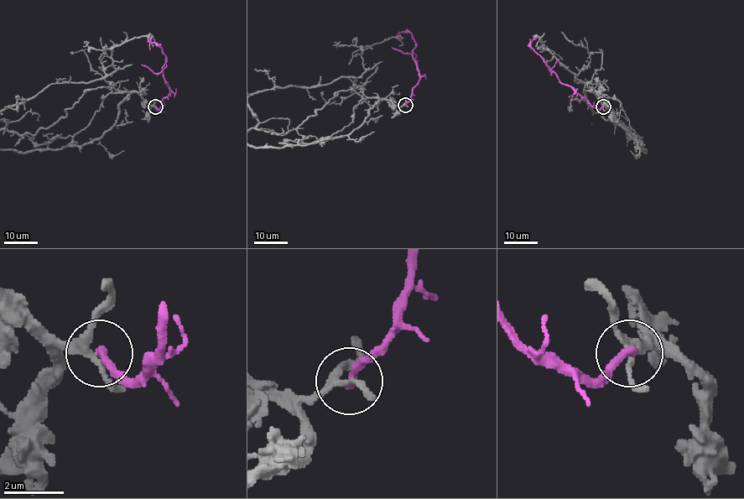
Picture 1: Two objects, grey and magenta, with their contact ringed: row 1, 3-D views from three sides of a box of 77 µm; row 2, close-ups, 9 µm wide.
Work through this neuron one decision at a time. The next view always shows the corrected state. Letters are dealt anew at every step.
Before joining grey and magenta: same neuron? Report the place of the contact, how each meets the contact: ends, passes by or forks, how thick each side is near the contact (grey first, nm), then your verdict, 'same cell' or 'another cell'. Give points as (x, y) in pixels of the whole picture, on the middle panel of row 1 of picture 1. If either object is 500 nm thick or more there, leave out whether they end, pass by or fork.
at (405, 105); grey forks there; magenta ends there; 190 nm thick on the grey side, 300 nm on the other; another cell

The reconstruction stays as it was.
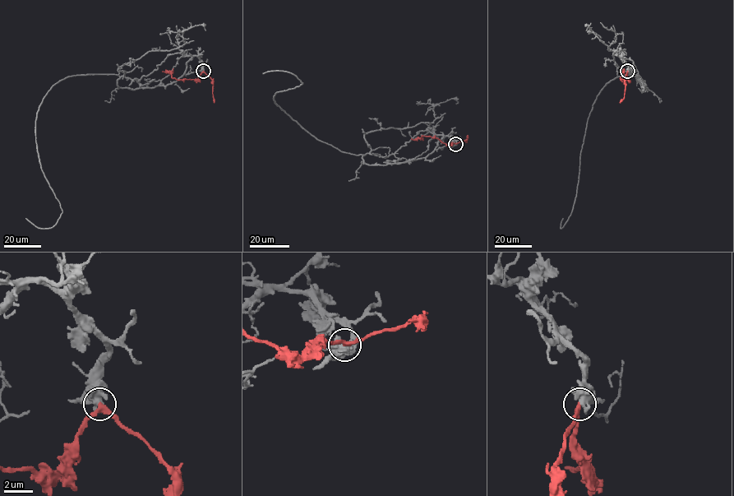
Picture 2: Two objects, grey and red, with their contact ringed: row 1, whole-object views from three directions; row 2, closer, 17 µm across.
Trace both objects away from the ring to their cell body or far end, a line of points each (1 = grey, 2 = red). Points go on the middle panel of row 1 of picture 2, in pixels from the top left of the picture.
1: (455, 143), (425, 130), (386, 157), (342, 152), (274, 100), (301, 85), (297, 77), (262, 73)
2: (455, 143), (449, 145), (429, 136), (411, 138)

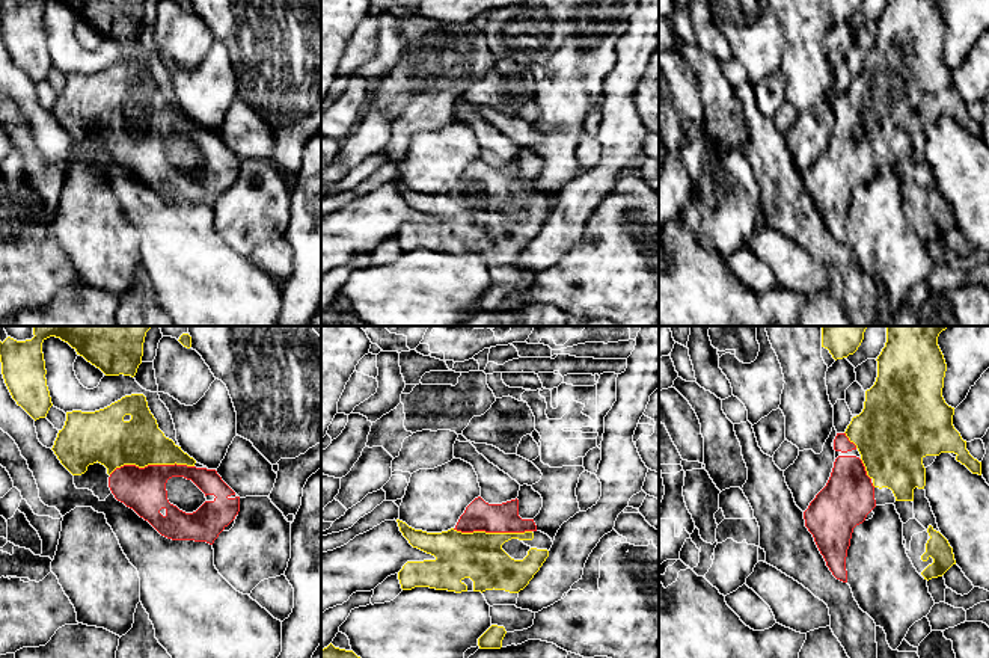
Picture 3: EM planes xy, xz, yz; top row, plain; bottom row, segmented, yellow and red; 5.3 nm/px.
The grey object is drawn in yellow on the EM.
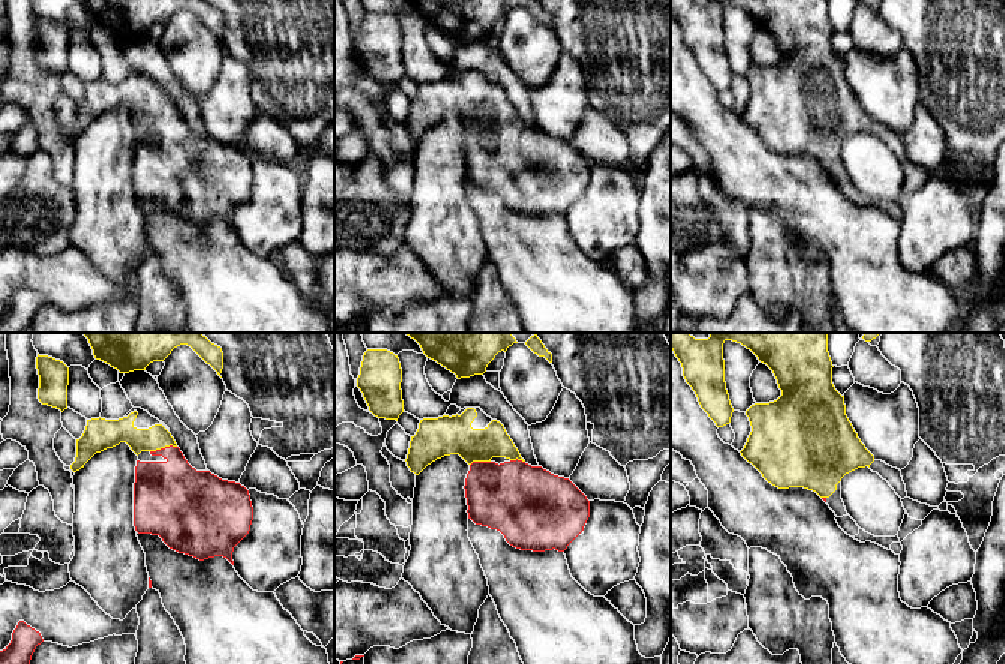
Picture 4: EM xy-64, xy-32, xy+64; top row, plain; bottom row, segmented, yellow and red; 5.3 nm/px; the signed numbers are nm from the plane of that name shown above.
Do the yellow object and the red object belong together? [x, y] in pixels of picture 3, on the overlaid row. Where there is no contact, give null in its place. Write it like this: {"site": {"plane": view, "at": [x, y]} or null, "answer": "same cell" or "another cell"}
{"site": {"plane": "xy", "at": [151, 464]}, "answer": "same cell"}

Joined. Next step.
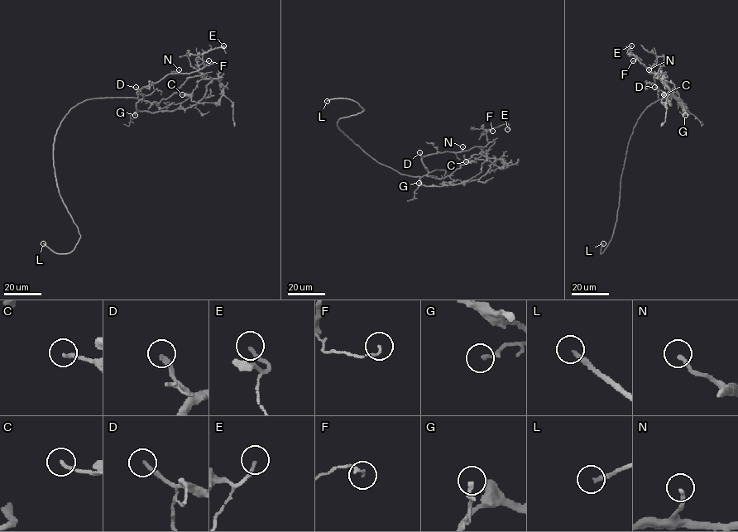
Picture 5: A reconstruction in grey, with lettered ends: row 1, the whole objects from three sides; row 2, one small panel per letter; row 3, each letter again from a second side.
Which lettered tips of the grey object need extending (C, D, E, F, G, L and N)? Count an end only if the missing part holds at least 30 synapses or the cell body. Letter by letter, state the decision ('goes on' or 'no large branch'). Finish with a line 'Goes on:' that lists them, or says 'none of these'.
C: no large branch
D: goes on
E: no large branch
F: no large branch
G: no large branch
L: goes on
N: goes on
Goes on: D, L, N

